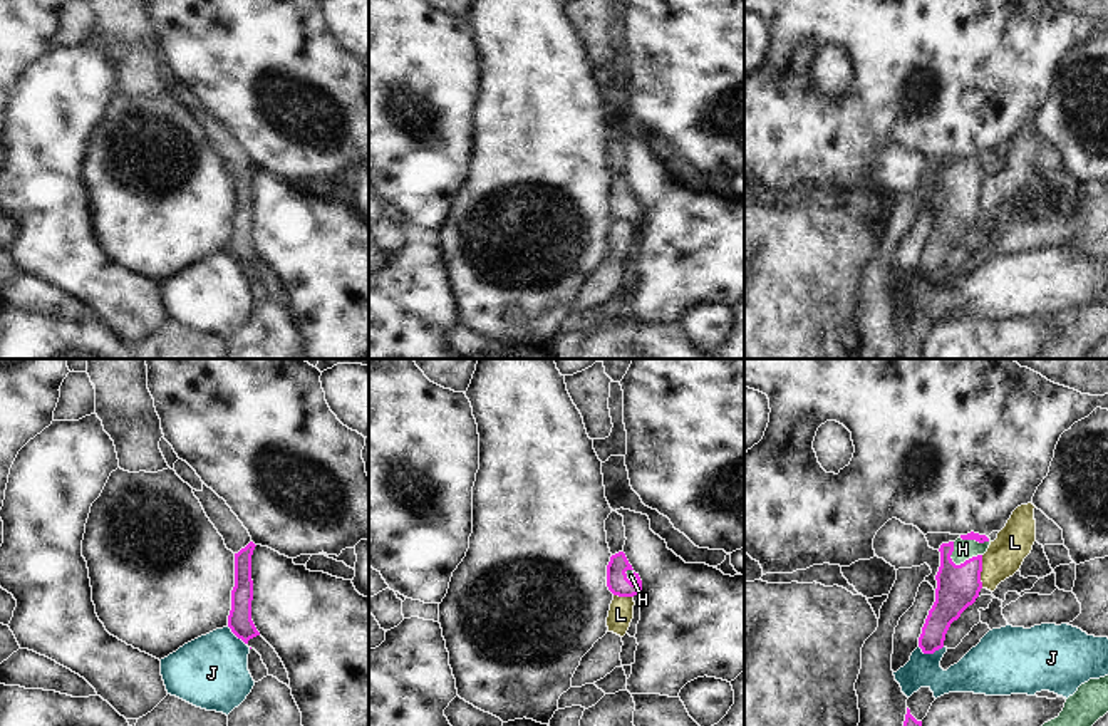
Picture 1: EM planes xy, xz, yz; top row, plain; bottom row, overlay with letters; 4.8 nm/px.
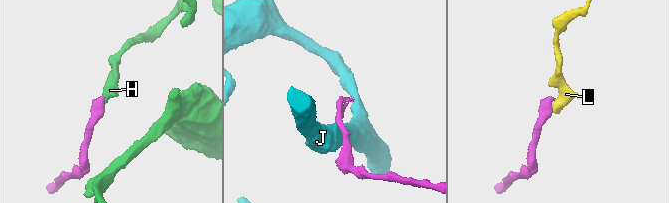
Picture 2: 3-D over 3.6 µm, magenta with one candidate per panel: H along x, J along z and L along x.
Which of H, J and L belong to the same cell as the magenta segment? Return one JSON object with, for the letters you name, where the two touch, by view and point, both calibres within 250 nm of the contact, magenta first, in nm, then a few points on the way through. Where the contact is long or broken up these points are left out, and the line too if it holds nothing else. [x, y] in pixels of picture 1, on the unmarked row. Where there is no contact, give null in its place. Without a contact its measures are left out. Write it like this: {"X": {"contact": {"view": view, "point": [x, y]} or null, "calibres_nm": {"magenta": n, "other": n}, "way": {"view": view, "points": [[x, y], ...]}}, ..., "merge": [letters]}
{"H": {"contact": {"view": "yz", "point": [966, 185]}, "calibres_nm": {"magenta": 200, "other": 100}, "way": {"view": "yz", "points": [[957, 210], [959, 193], [966, 185], [963, 173]]}}, "merge": ["H"]}

